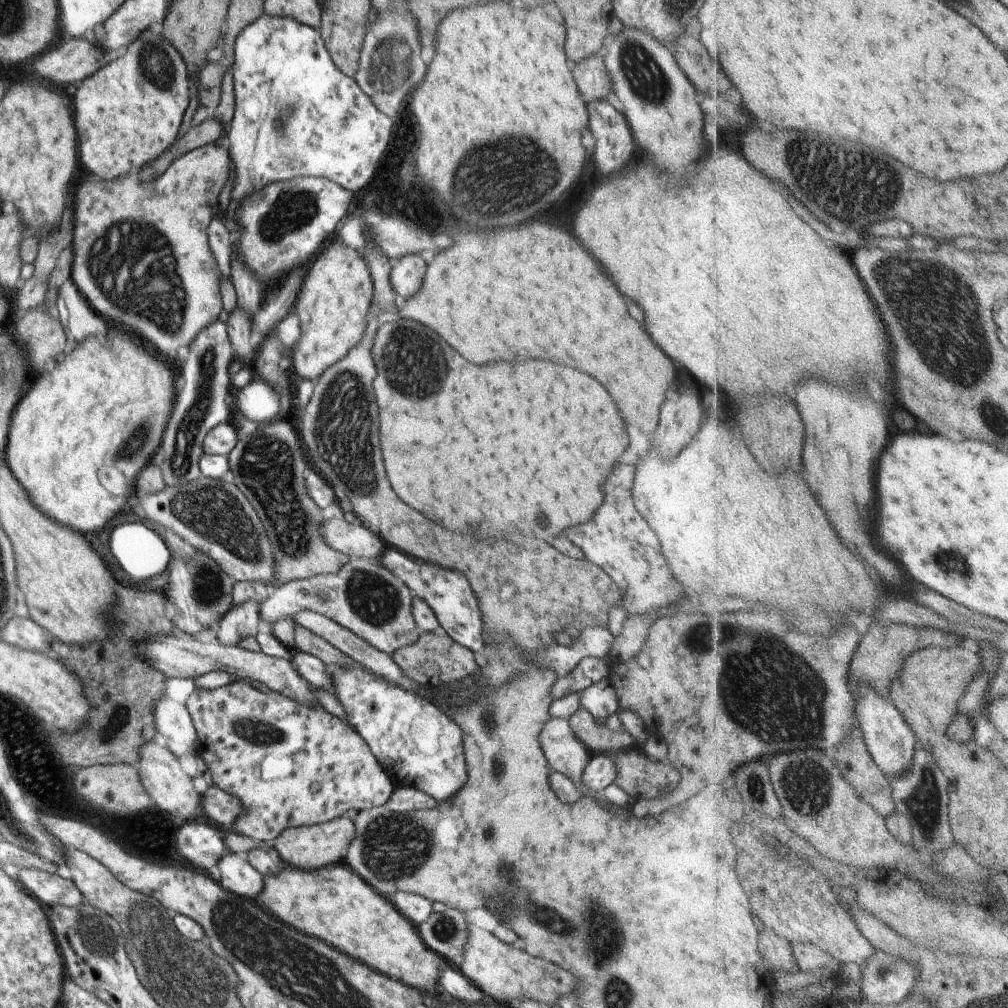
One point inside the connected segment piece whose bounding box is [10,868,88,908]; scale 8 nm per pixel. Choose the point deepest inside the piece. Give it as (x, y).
(51, 889)

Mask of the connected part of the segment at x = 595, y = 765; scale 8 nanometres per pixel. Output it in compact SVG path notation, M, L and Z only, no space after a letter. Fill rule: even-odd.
M592 753L588 766L582 772L582 784L594 791L604 792L616 780L616 760L612 754Z

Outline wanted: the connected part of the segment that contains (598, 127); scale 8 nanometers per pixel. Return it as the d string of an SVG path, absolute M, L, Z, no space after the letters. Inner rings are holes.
M612 100L588 102L590 132L594 136L594 162L600 174L618 172L634 150L631 128Z

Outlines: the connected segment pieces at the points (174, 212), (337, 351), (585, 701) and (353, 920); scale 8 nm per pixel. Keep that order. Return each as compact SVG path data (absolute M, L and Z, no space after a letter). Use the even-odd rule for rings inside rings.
M211 143L188 151L170 163L162 174L148 182L142 182L135 171L130 172L126 178L103 179L100 182L93 180L90 174L80 180L76 188L72 240L74 270L71 280L78 284L80 292L104 318L130 328L130 332L152 344L166 360L172 360L176 356L178 346L192 344L196 336L206 326L210 326L212 320L216 320L222 312L221 273L210 248L208 227L216 215L212 206L216 206L216 200L228 180L229 171L227 148L222 147L220 143ZM110 236L114 236L114 242L106 242L106 238ZM140 260L144 260L142 286Z
M337 239L327 249L322 248L320 255L315 256L315 258L316 262L312 266L308 266L294 306L296 314L300 318L302 334L300 334L300 340L296 344L292 364L294 364L294 372L300 380L316 380L328 366L342 360L350 352L350 348L360 342L370 317L369 309L371 308L374 290L365 258L358 250L344 245L341 240Z
M604 678L588 688L580 691L580 706L588 710L598 724L606 727L606 719L617 713L618 699L614 688L611 686L609 679Z
M347 864L305 871L285 865L274 876L264 875L258 903L276 918L394 980L432 995L440 970L450 963L424 944L414 925L389 898L376 892Z

